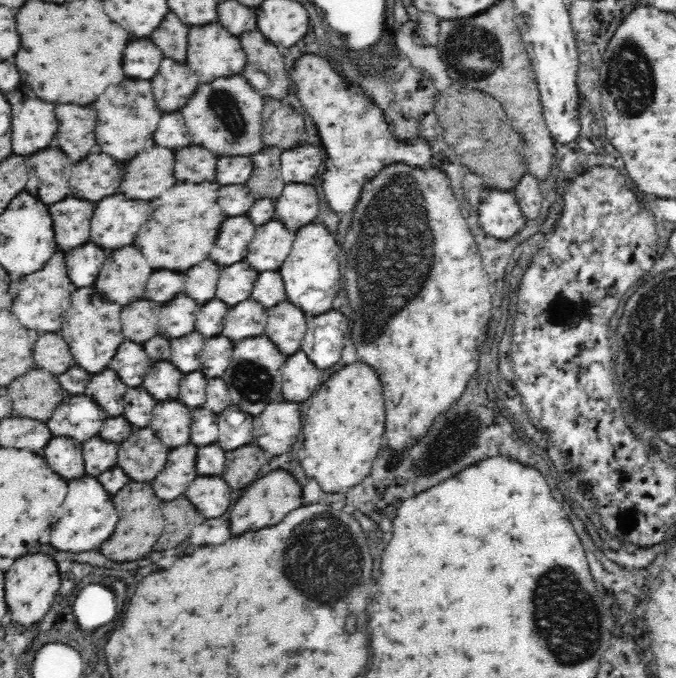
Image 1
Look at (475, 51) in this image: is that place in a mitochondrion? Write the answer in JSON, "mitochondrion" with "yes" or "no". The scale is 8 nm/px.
{"mitochondrion":"yes"}

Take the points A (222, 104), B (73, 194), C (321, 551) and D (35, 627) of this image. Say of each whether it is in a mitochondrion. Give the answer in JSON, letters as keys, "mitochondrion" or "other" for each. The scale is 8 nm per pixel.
{"A":"mitochondrion","B":"other","C":"mitochondrion","D":"other"}

